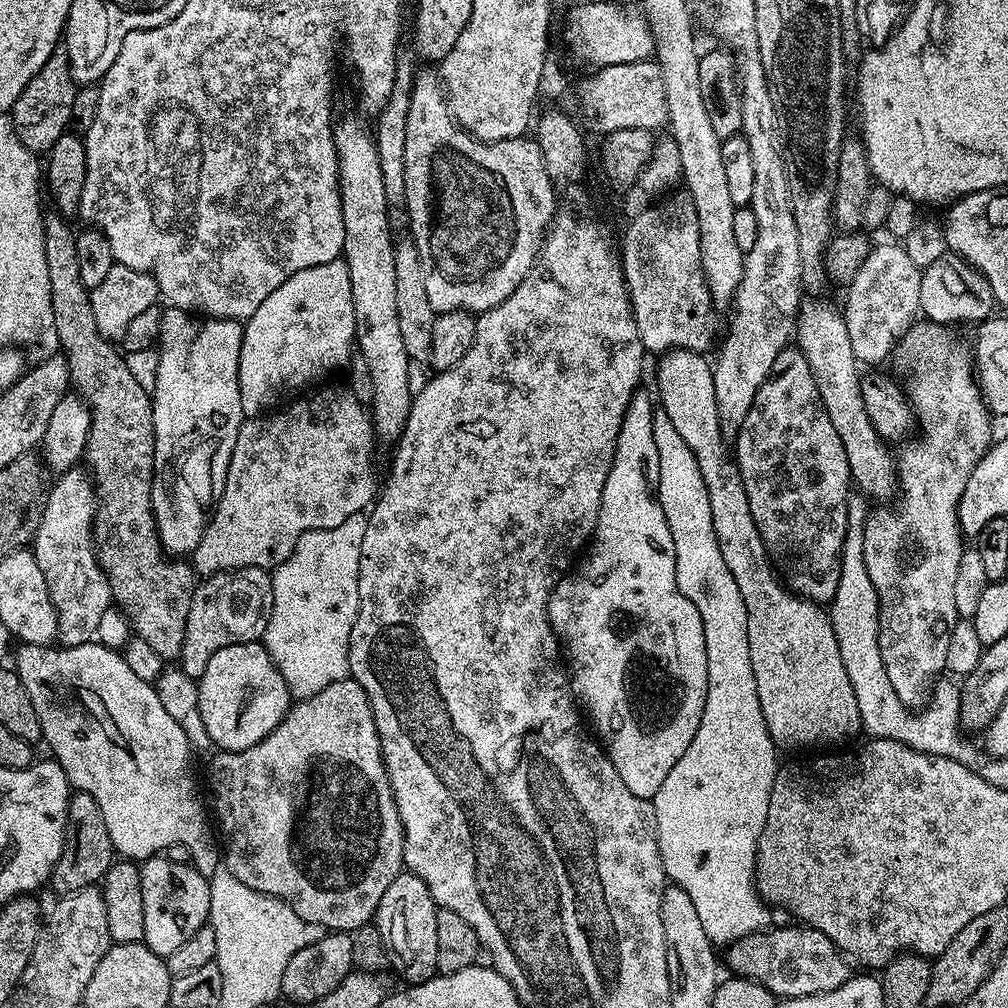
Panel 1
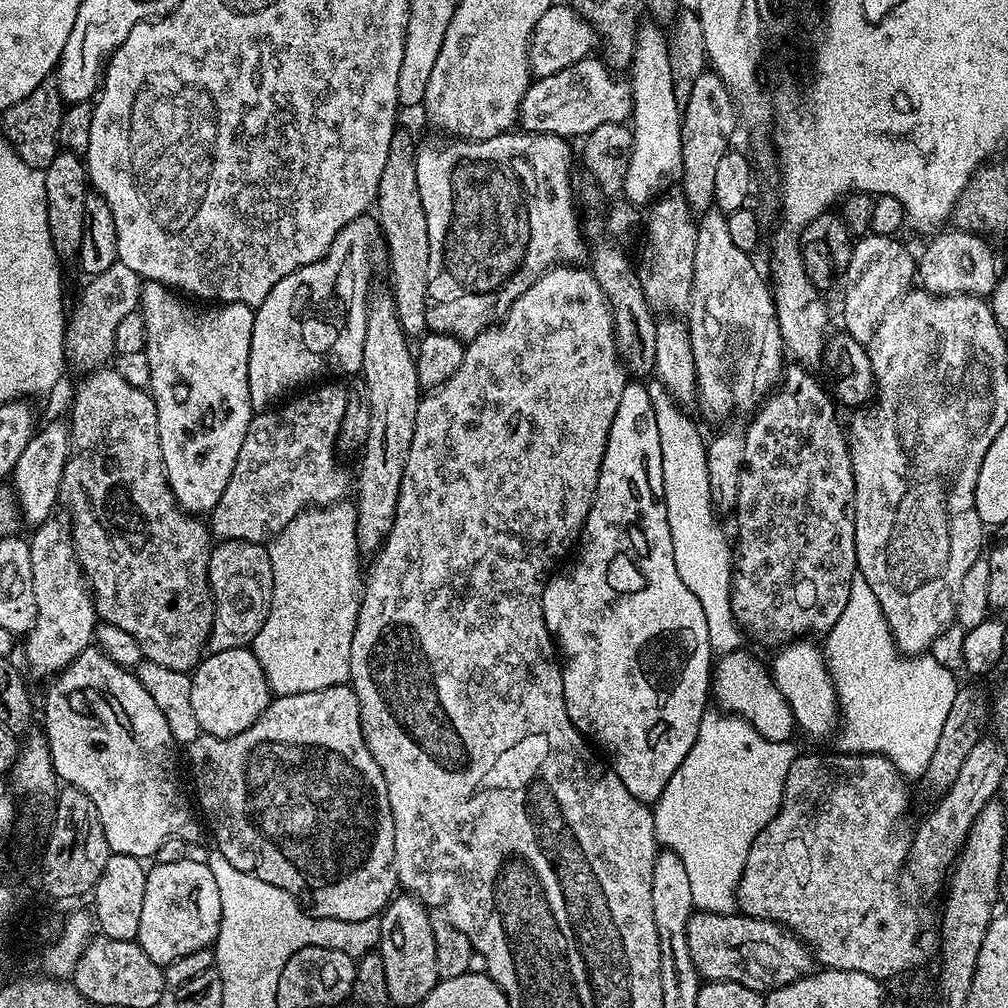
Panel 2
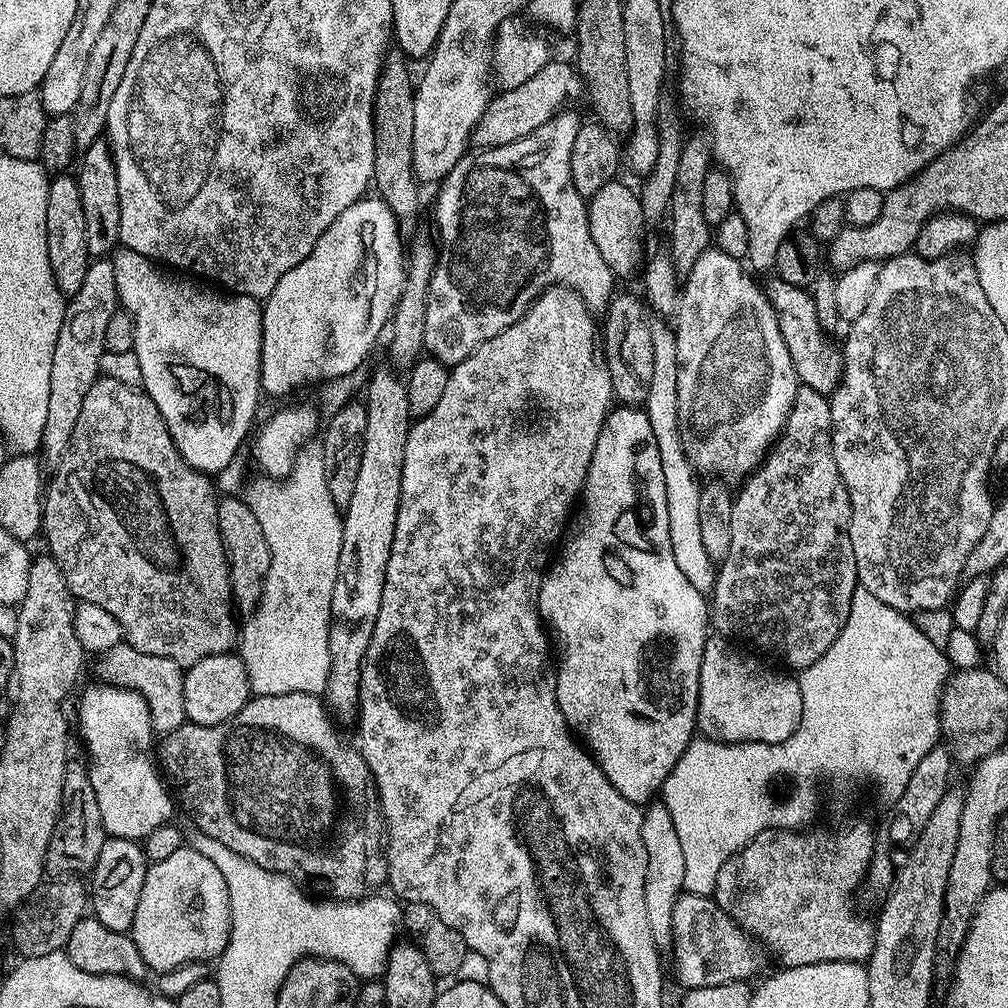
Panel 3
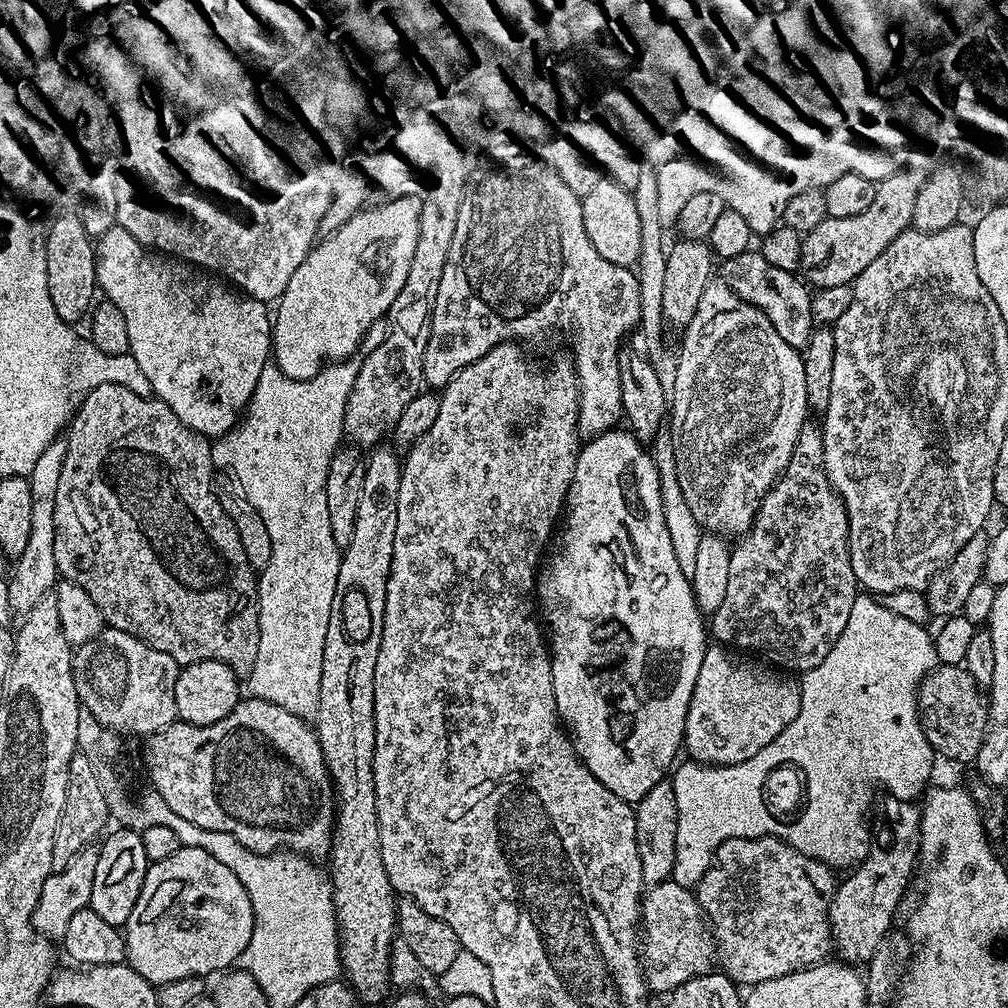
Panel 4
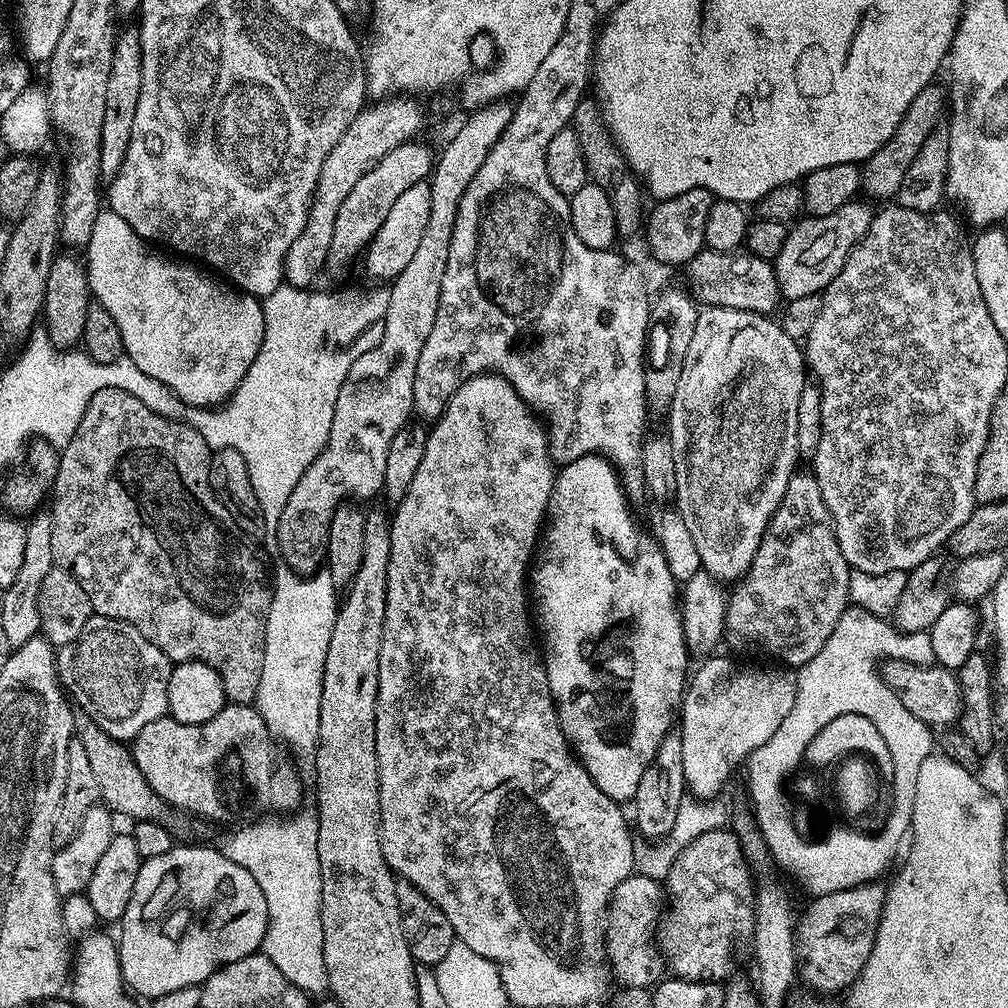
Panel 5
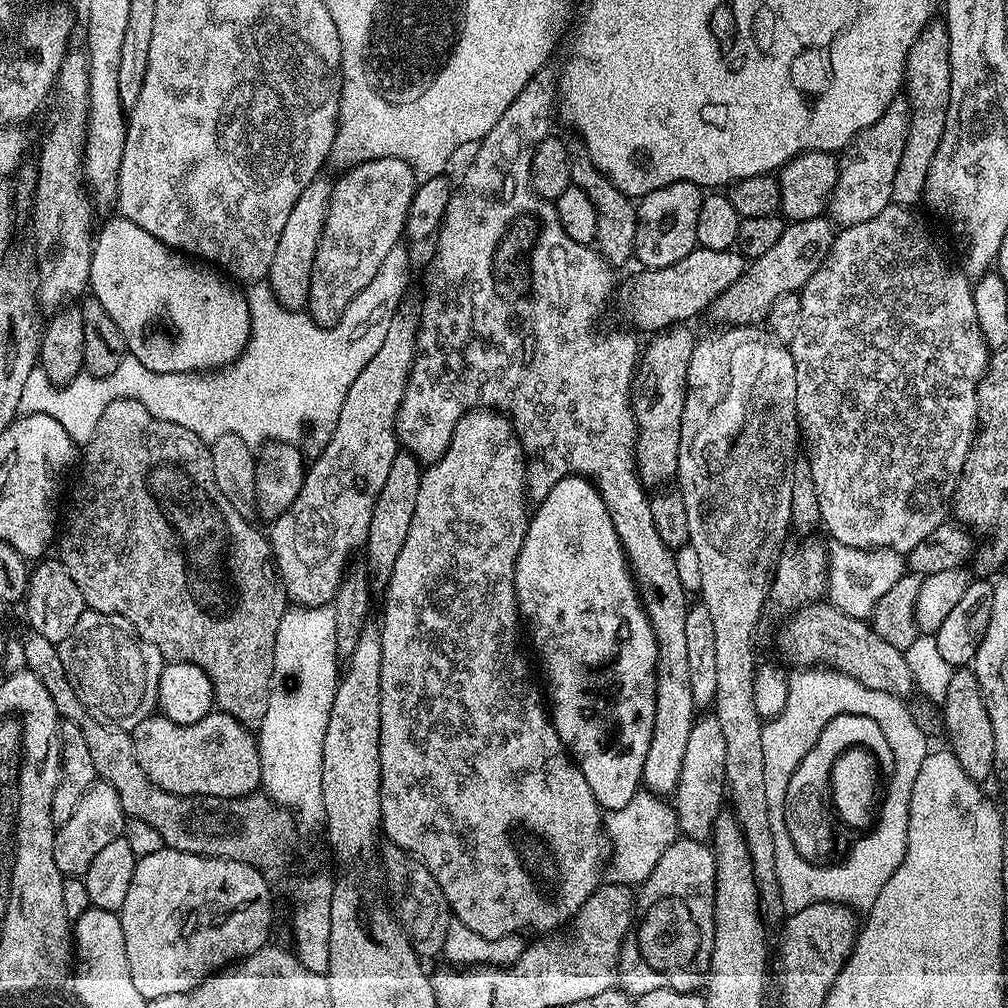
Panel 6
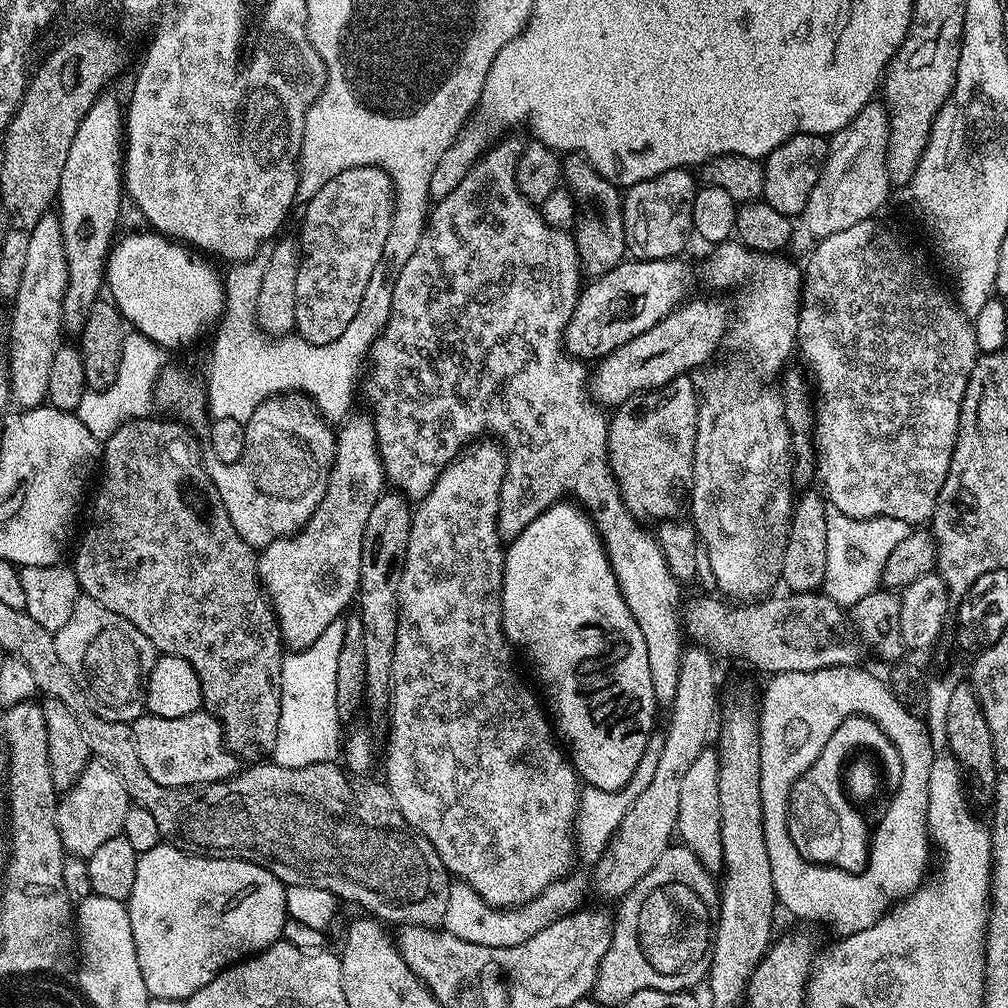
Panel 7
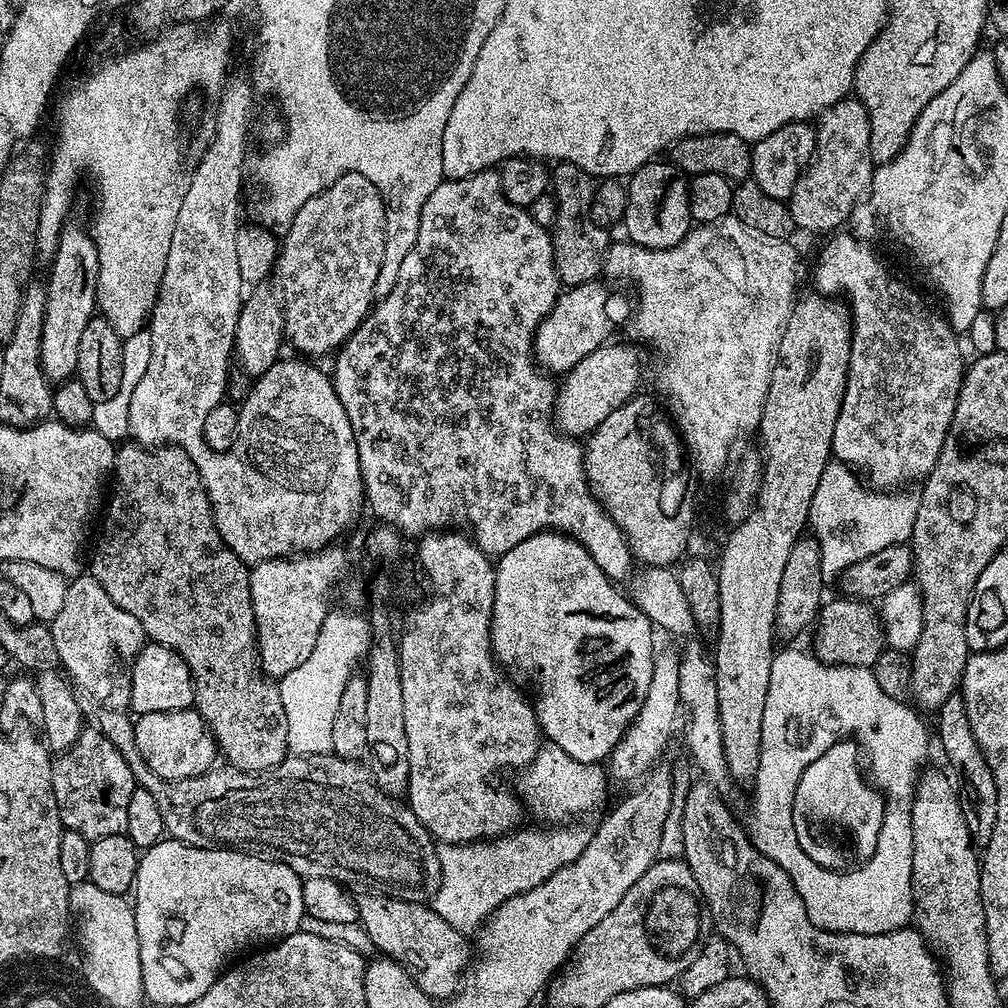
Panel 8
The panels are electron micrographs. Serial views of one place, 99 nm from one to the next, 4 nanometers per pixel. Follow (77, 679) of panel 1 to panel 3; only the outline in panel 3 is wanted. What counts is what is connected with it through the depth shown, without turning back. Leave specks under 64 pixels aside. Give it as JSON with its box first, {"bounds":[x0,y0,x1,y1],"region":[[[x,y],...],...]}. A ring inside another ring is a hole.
{"bounds":[80,683,174,842],"region":[[[95,683],[80,696],[80,736],[88,751],[86,767],[90,786],[94,786],[94,795],[98,797],[98,810],[102,810],[102,826],[109,837],[125,842],[143,842],[173,819],[172,804],[174,808],[174,796],[158,767],[154,744],[152,748],[152,715],[148,703],[134,690],[120,688],[117,684]]]}

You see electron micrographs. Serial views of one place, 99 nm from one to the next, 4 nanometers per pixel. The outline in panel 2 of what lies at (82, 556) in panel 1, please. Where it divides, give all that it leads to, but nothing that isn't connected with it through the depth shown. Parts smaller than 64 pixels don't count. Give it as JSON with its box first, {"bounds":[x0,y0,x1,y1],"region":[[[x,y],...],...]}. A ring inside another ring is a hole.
{"bounds":[23,515,98,678],"region":[[[59,515],[49,516],[46,522],[35,525],[33,536],[28,540],[30,550],[30,566],[34,570],[32,589],[36,595],[36,621],[34,626],[23,637],[24,656],[28,659],[28,668],[36,676],[51,678],[62,671],[82,650],[93,643],[98,627],[96,604],[92,600],[91,591],[85,581],[80,564],[76,560],[76,547],[72,541],[72,525],[67,519],[59,520]]]}

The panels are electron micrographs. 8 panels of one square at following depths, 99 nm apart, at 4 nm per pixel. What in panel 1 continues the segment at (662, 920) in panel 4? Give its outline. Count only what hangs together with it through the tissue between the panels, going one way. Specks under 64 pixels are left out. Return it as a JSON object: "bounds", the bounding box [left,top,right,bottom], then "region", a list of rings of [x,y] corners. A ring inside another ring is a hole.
{"bounds":[727,926,854,998],"region":[[[772,926],[763,932],[755,932],[737,940],[727,949],[728,960],[732,963],[733,970],[736,971],[733,973],[745,980],[758,981],[762,986],[766,986],[768,992],[773,992],[778,998],[818,995],[826,991],[838,990],[838,986],[845,984],[853,975],[854,968],[849,957],[836,948],[834,942],[830,938],[826,938],[826,934],[807,926],[795,927],[775,928]]]}

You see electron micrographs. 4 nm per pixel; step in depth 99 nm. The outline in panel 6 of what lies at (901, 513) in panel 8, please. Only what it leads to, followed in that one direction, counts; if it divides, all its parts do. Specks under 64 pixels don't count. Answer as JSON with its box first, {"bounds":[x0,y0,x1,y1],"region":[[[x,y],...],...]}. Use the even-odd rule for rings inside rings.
{"bounds":[826,543,907,619],"region":[[[833,543],[829,547],[828,557],[828,591],[826,594],[829,603],[841,609],[843,613],[850,614],[851,617],[869,619],[873,610],[876,609],[879,598],[882,598],[883,594],[886,594],[894,586],[894,583],[906,574],[907,568],[905,555],[892,549],[873,549],[870,551]]]}

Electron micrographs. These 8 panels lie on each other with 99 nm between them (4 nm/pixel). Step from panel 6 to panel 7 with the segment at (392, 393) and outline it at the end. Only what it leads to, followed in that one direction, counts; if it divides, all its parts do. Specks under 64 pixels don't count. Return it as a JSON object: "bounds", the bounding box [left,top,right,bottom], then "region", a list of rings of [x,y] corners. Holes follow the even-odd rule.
{"bounds":[256,415,386,650],"region":[[[349,415],[339,425],[336,435],[336,461],[329,474],[329,484],[313,516],[290,536],[278,538],[259,549],[256,565],[260,583],[268,593],[280,626],[280,639],[289,649],[299,650],[310,646],[320,637],[326,626],[341,619],[340,612],[349,611],[348,603],[357,599],[360,590],[360,567],[362,566],[362,530],[366,530],[366,518],[374,510],[381,492],[386,488],[382,458],[376,441],[376,431],[371,415]]]}

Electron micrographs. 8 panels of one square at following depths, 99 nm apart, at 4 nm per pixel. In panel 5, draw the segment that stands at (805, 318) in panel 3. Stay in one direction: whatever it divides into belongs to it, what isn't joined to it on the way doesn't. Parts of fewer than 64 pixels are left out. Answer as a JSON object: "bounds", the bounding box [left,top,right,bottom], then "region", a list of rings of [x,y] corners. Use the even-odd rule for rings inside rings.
{"bounds":[686,250,782,314],"region":[[[747,250],[735,252],[702,251],[686,265],[686,272],[692,279],[690,288],[695,299],[704,306],[772,314],[772,311],[780,303],[782,304],[780,283],[776,277],[775,267],[769,261],[753,256]]]}

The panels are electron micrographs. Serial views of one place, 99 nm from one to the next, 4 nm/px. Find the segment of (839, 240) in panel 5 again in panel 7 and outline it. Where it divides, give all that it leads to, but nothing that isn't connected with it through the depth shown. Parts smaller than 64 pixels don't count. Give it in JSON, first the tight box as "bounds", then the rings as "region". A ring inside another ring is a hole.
{"bounds":[590,300,728,410],"region":[[[691,300],[650,326],[650,330],[618,346],[618,350],[599,357],[597,368],[590,372],[590,391],[597,404],[615,410],[631,396],[660,388],[674,378],[691,373],[691,368],[706,363],[715,354],[728,328],[728,308],[720,300]]]}

